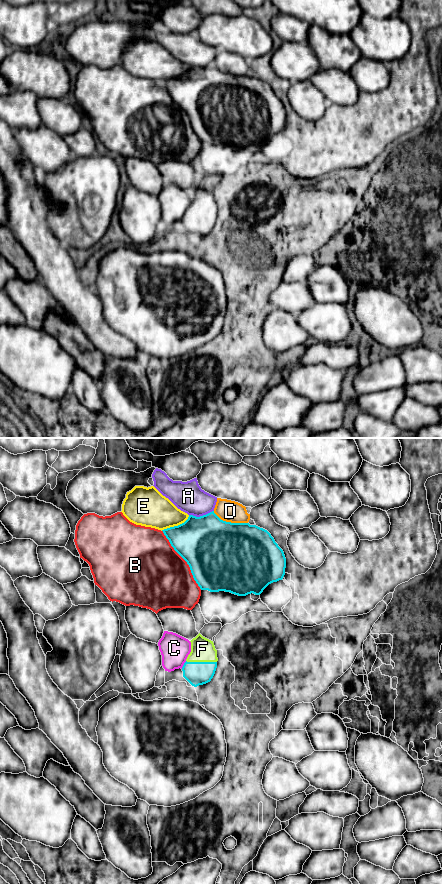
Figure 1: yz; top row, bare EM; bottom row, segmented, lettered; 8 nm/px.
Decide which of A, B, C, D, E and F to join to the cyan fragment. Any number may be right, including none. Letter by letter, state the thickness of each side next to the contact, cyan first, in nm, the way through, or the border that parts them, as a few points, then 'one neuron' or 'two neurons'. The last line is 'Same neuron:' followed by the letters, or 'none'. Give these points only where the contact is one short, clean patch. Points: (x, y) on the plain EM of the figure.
A: 460/240 nm | two neurons
B: 480/480 nm | two neurons
C: 190/220 nm | two neurons
D: 500/180 nm | two neurons
E: 400/300 nm | two neurons
F: 190/190 nm | one neuron
Same neuron: F

